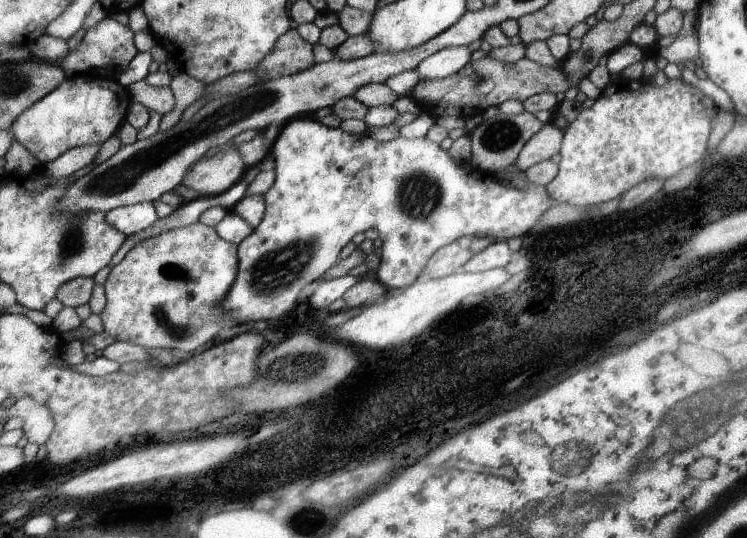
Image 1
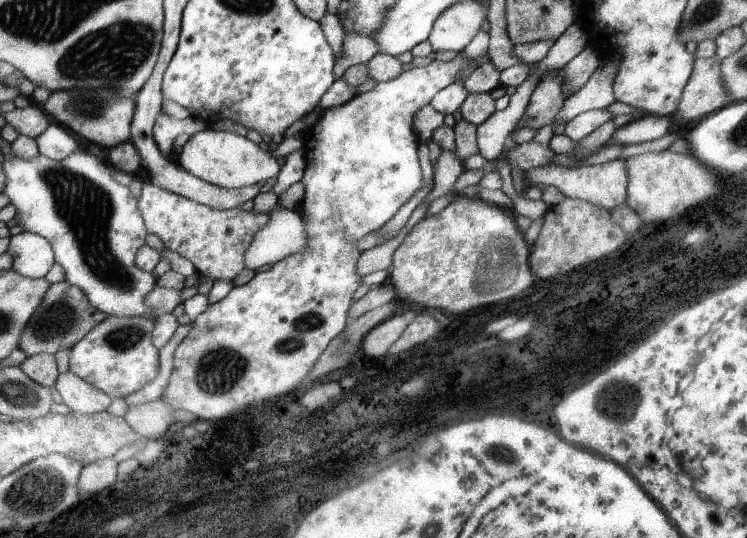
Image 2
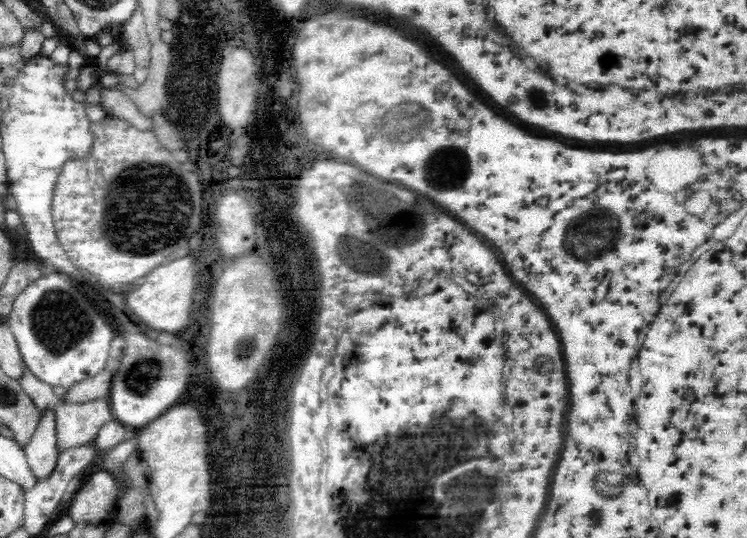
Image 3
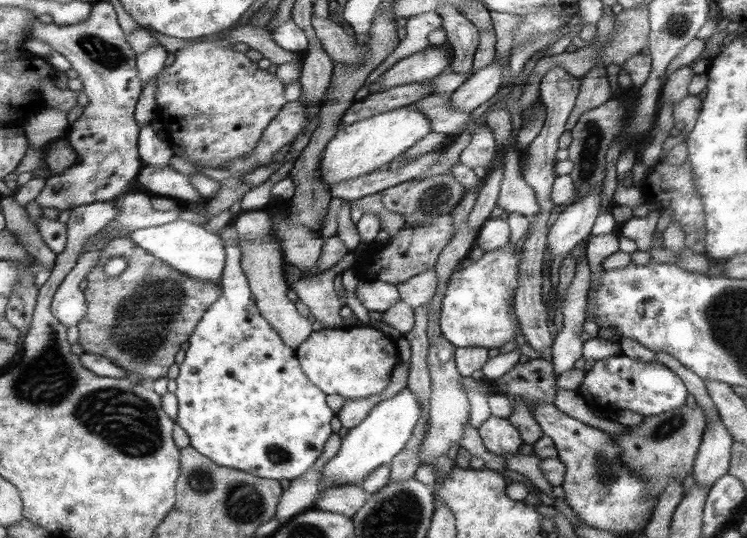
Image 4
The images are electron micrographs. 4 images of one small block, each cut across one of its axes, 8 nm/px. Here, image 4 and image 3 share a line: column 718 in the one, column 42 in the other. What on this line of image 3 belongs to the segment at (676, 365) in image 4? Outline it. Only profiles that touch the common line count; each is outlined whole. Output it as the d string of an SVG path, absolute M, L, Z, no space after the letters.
M44 410L30 442L23 446L29 467L37 479L46 478L55 467L57 451L55 411Z

